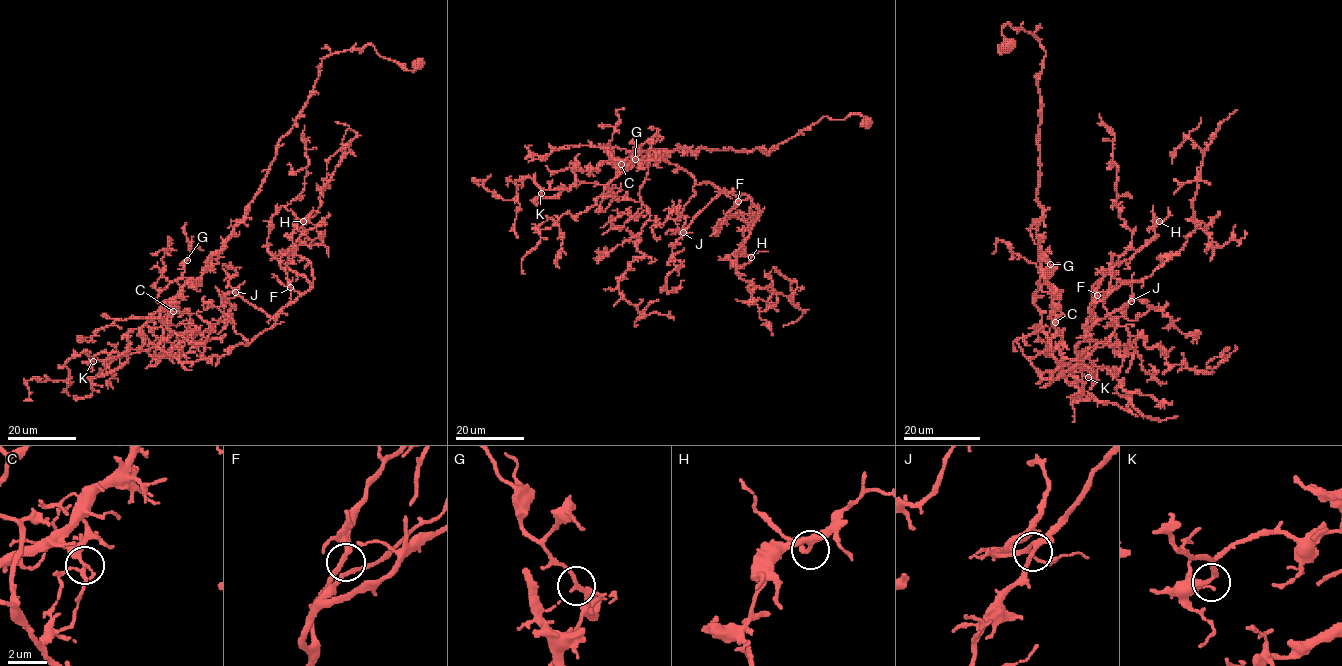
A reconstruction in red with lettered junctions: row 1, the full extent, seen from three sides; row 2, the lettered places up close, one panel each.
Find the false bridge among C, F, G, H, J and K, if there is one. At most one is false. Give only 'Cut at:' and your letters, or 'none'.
Cut at: C

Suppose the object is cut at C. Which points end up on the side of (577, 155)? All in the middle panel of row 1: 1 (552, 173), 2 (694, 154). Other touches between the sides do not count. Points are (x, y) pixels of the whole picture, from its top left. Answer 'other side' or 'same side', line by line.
1: same side
2: same side

